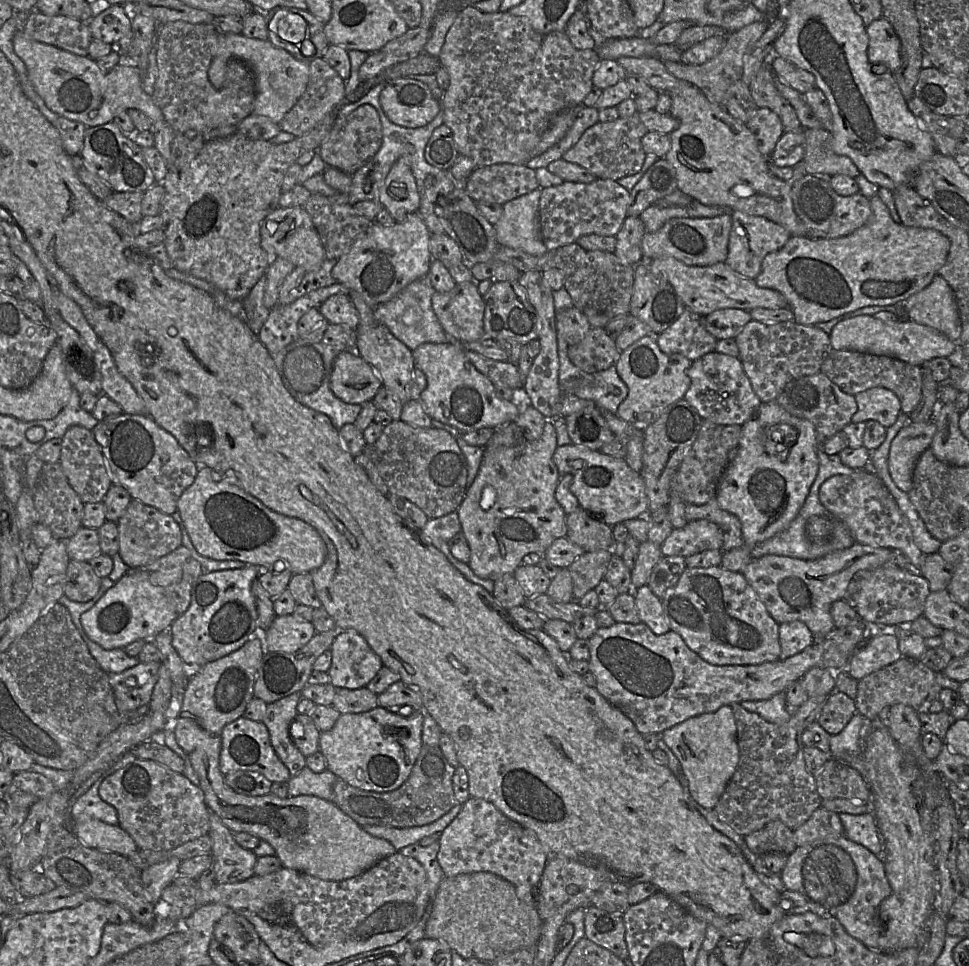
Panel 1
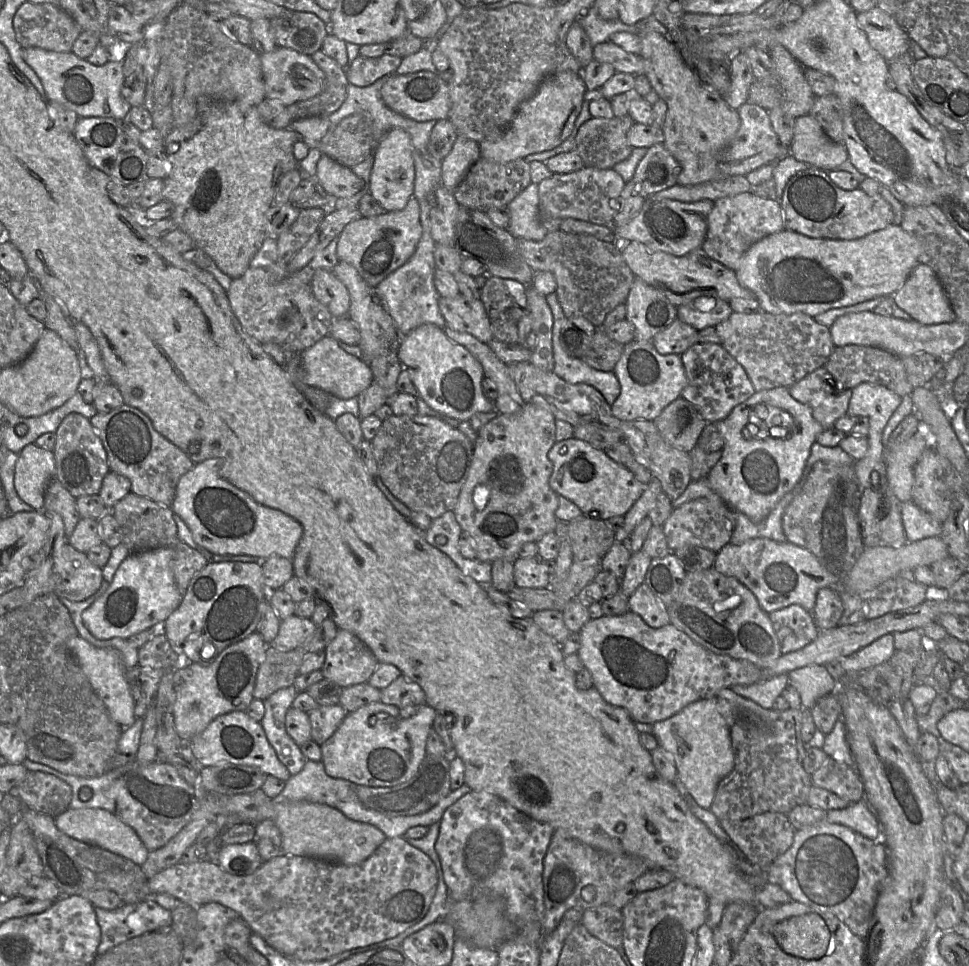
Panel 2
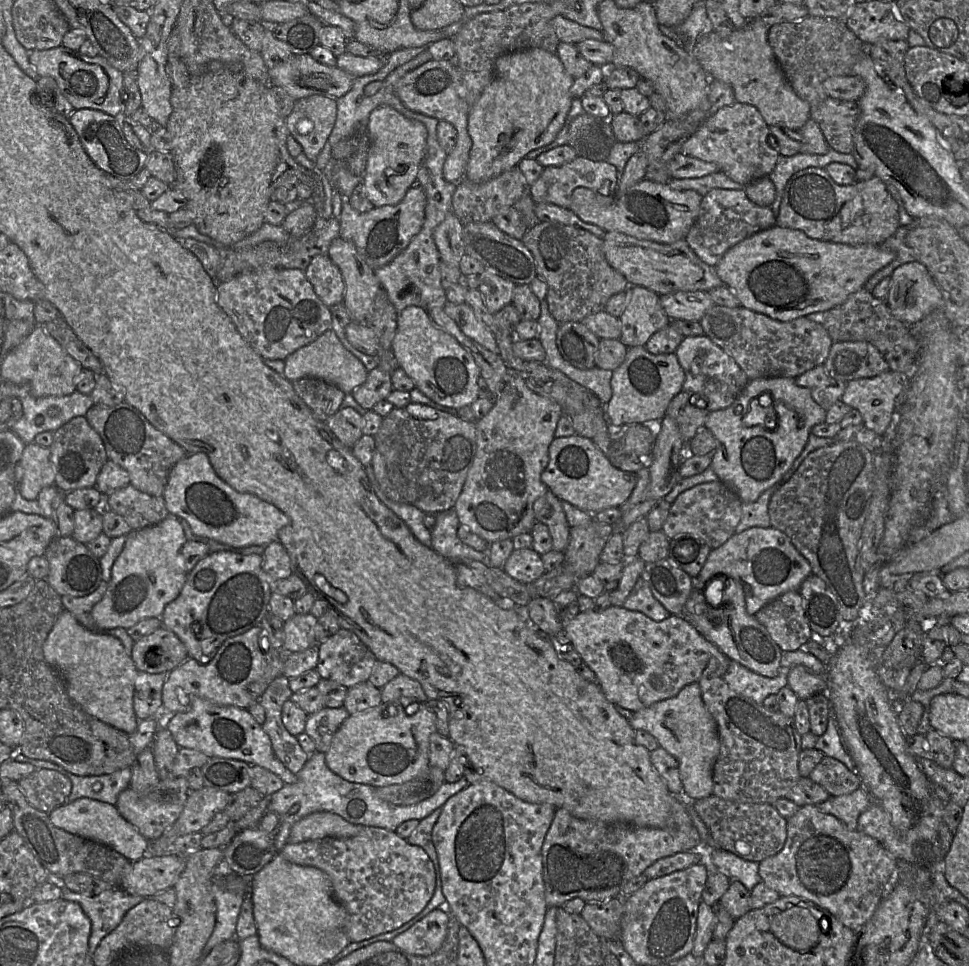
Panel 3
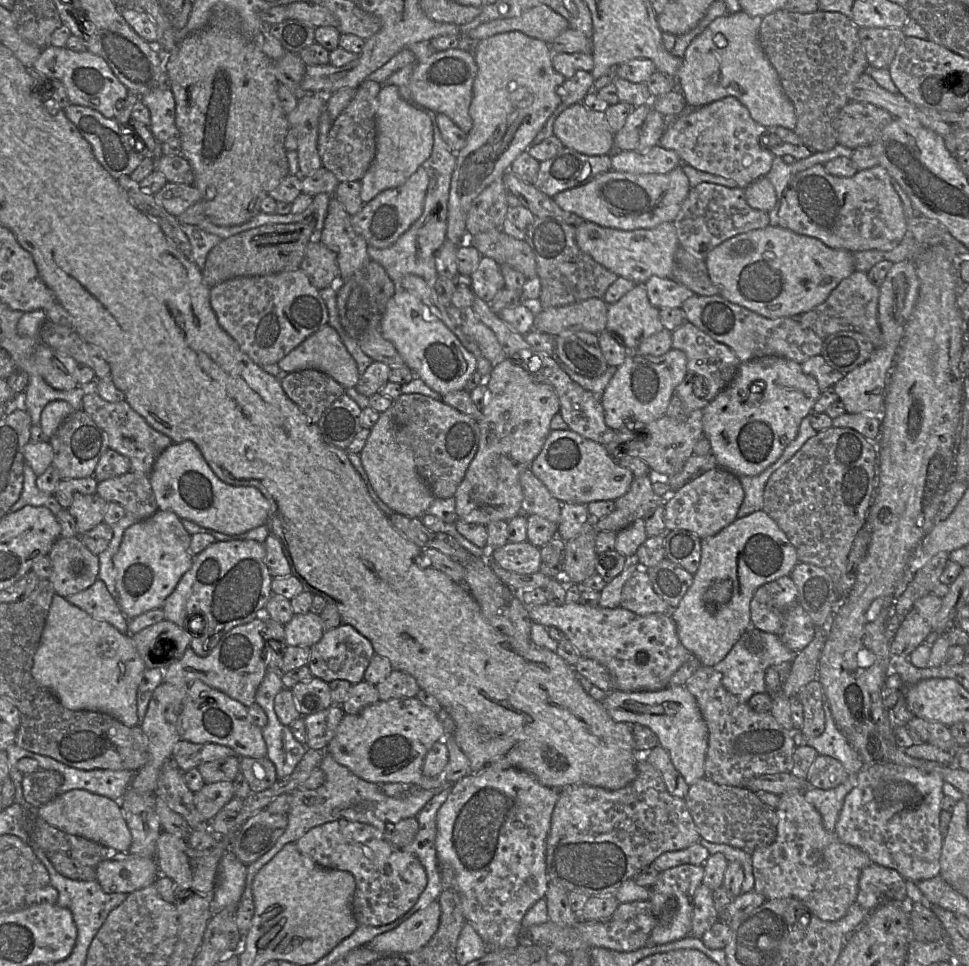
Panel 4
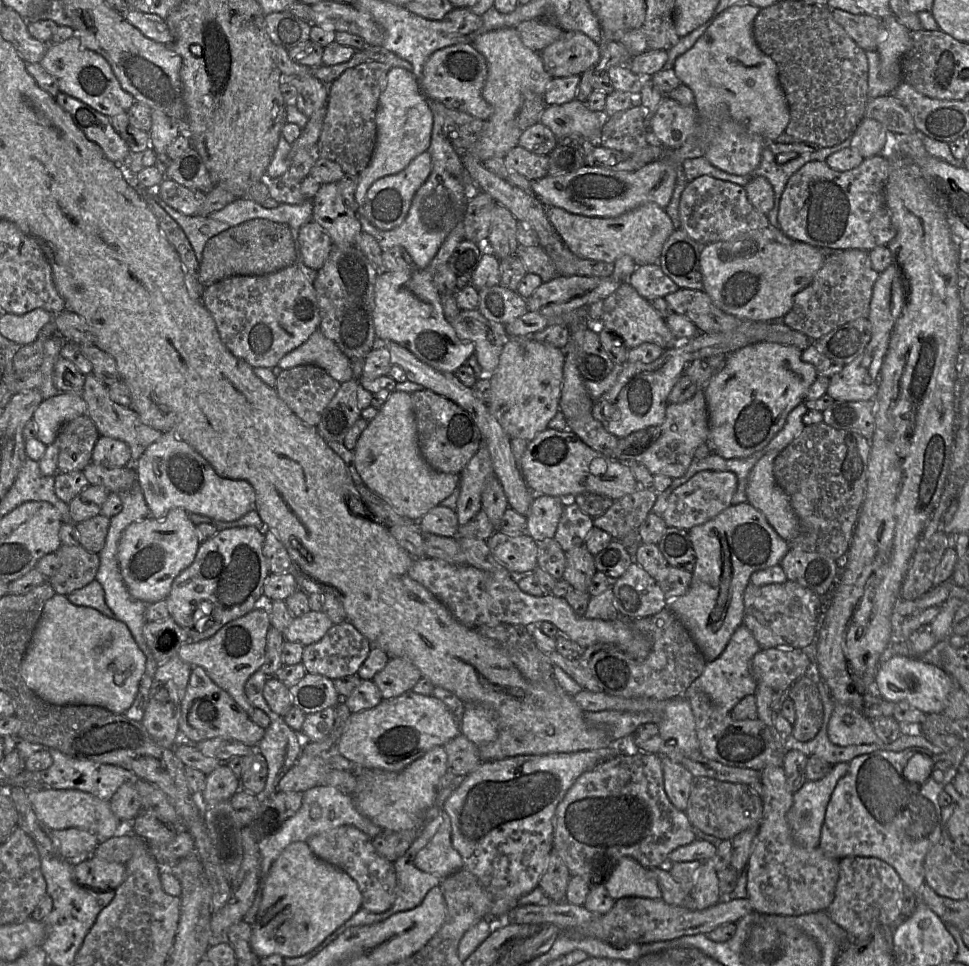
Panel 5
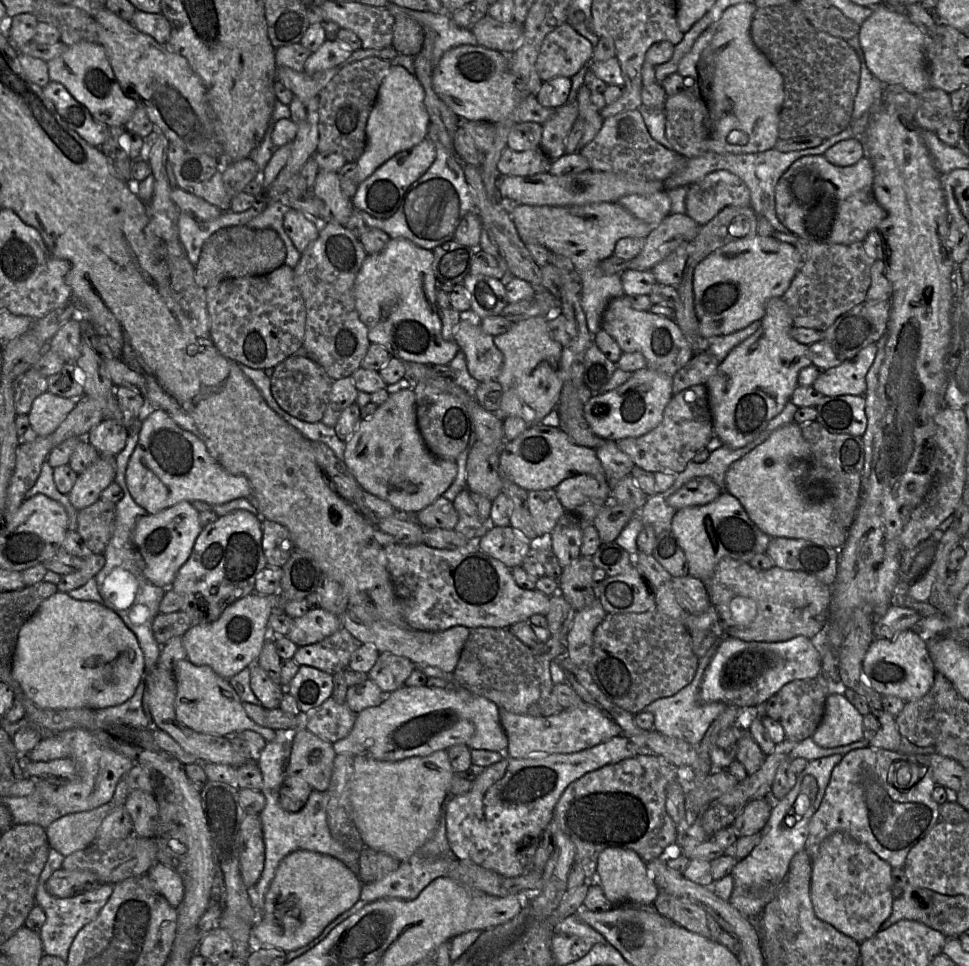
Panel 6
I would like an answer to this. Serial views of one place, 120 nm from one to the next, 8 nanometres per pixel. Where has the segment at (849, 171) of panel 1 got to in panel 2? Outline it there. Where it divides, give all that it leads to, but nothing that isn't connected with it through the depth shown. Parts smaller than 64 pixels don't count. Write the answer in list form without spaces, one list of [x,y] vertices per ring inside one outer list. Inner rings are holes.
[[[808,114],[796,118],[789,150],[796,160],[827,172],[836,170],[849,159],[845,145],[832,141]]]

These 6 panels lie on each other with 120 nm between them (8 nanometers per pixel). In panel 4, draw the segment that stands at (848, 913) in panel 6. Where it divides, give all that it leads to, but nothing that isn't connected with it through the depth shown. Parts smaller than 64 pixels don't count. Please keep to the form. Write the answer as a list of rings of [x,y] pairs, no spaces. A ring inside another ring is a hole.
[[[871,863],[865,867],[859,878],[855,904],[867,914],[890,900],[906,900],[908,881],[898,871]]]

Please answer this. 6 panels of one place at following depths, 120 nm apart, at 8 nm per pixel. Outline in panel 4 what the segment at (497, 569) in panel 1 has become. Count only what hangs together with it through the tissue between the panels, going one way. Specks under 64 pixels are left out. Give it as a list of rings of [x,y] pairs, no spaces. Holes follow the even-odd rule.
[[[511,359],[496,363],[487,384],[488,402],[478,422],[479,446],[455,492],[458,520],[487,525],[523,514],[520,473],[530,468],[551,432],[550,423],[560,412],[553,387],[533,381],[530,374]]]

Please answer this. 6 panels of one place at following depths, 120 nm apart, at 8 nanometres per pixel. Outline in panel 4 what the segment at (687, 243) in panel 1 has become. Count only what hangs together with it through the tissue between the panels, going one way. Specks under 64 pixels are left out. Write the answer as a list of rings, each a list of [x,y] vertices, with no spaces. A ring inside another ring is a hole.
[[[683,165],[667,174],[631,174],[609,171],[587,184],[556,194],[552,199],[565,211],[603,227],[631,231],[650,229],[663,222],[674,222],[691,190]]]

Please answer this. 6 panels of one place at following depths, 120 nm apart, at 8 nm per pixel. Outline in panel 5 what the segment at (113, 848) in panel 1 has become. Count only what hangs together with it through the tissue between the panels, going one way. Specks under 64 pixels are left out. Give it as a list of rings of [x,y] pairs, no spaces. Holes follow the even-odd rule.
[[[29,789],[27,795],[37,817],[51,830],[78,828],[94,834],[99,843],[121,834],[123,823],[112,812],[109,801],[74,789]]]

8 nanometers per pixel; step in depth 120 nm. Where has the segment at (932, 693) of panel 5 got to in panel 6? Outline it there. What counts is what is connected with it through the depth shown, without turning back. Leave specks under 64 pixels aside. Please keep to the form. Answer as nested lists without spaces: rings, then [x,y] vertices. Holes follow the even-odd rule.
[[[905,630],[891,639],[874,638],[862,662],[868,684],[881,695],[896,696],[905,702],[925,696],[934,683],[935,668],[927,643],[914,630]]]

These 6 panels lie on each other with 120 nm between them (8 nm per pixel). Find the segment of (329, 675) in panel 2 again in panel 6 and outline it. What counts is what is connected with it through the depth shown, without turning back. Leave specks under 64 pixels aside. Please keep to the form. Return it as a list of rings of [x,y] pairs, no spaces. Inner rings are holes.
[[[341,627],[320,642],[298,647],[293,660],[299,665],[311,666],[333,675],[348,668],[351,655],[361,643]]]

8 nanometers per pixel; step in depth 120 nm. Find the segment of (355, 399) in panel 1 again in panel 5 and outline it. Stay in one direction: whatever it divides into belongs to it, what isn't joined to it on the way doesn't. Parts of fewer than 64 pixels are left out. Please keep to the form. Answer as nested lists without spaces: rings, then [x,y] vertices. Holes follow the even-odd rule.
[[[320,330],[315,331],[303,344],[282,357],[278,366],[285,370],[305,364],[319,366],[339,383],[353,378],[350,359]]]

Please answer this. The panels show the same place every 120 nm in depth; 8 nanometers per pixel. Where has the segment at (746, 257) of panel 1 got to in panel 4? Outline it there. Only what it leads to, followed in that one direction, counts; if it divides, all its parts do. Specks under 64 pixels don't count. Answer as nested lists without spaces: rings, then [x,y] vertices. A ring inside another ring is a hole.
[[[702,182],[691,188],[674,220],[680,246],[705,261],[716,246],[734,236],[762,229],[770,224],[769,213],[753,209],[745,199],[744,189]]]

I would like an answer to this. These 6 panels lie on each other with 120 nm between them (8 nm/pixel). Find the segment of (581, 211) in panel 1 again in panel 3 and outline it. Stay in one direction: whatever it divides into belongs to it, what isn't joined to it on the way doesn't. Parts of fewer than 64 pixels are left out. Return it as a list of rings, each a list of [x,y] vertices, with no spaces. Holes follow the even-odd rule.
[[[577,156],[573,161],[562,166],[544,167],[540,177],[529,187],[535,203],[550,203],[569,209],[572,193],[578,187],[592,190],[600,205],[609,206],[617,194],[618,172],[615,166],[606,161],[594,161]]]

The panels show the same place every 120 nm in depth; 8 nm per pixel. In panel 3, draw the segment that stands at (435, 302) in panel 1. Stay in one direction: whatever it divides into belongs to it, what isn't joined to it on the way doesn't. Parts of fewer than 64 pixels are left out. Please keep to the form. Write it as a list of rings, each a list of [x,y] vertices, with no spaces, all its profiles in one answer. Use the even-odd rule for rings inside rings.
[[[447,301],[443,309],[466,336],[491,352],[500,353],[494,334],[466,302],[454,304]]]

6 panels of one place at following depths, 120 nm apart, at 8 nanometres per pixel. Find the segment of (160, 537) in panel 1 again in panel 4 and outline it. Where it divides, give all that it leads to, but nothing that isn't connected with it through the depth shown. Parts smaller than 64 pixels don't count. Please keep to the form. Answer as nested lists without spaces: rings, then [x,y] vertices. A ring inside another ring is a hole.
[[[129,471],[98,481],[97,494],[107,502],[119,503],[138,521],[151,517],[159,510],[149,476],[140,472]]]

